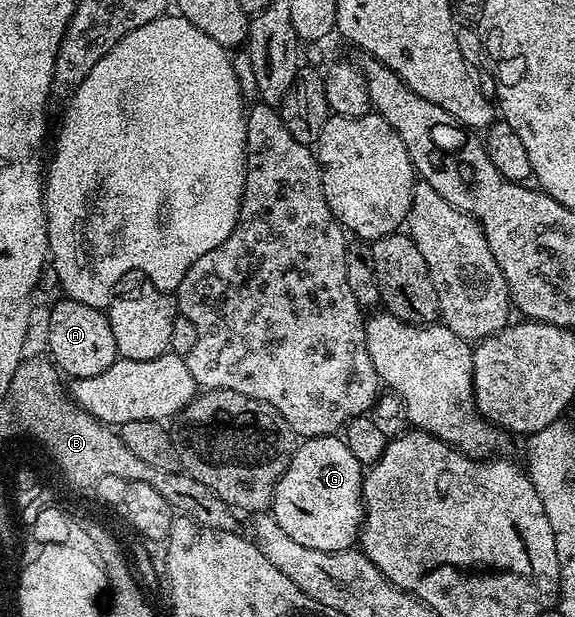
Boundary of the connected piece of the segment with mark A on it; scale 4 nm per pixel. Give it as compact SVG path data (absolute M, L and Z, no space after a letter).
M59 298L47 316L47 348L51 351L49 356L55 367L64 377L71 376L75 380L93 378L109 370L109 366L113 366L120 359L106 311L66 298Z

